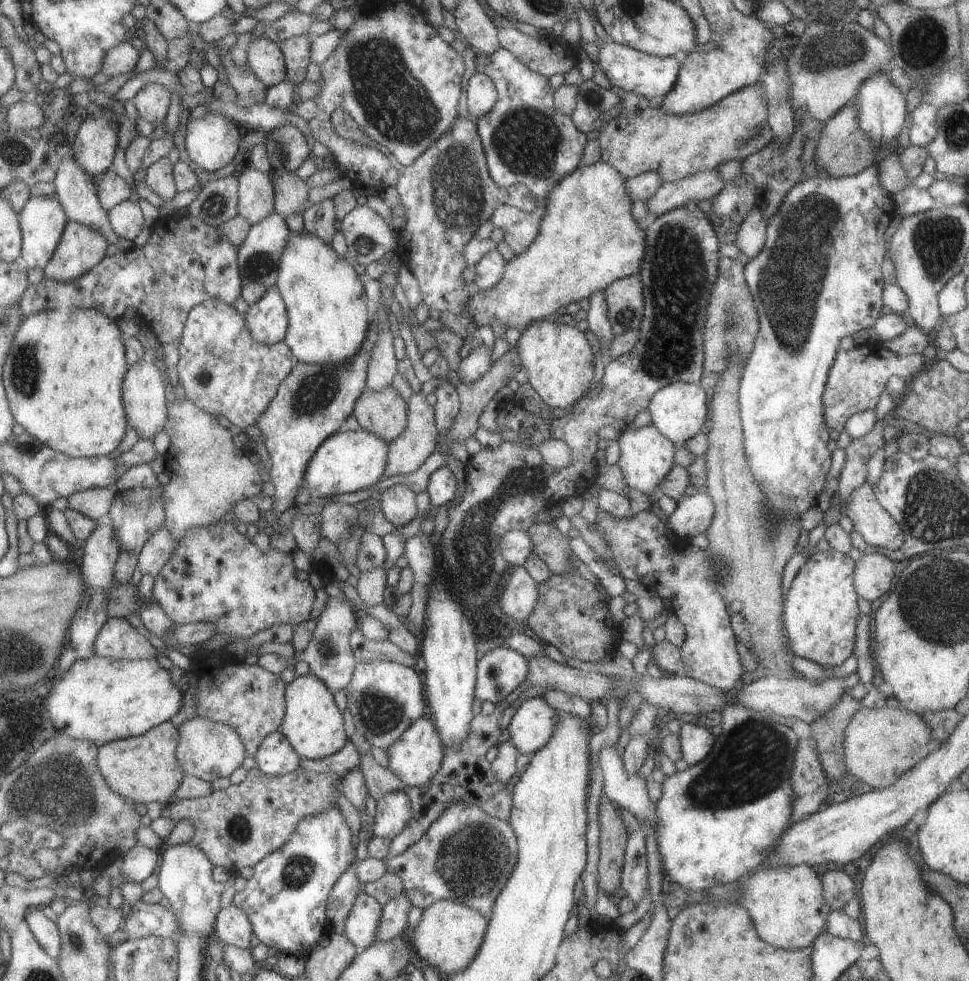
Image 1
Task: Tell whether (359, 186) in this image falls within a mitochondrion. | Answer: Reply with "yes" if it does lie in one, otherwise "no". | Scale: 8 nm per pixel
no

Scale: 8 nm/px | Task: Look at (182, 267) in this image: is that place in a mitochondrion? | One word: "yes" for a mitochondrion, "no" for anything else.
no

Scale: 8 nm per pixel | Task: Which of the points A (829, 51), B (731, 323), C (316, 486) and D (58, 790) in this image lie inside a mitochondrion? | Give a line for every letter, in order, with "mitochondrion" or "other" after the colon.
A: mitochondrion
B: mitochondrion
C: other
D: mitochondrion

